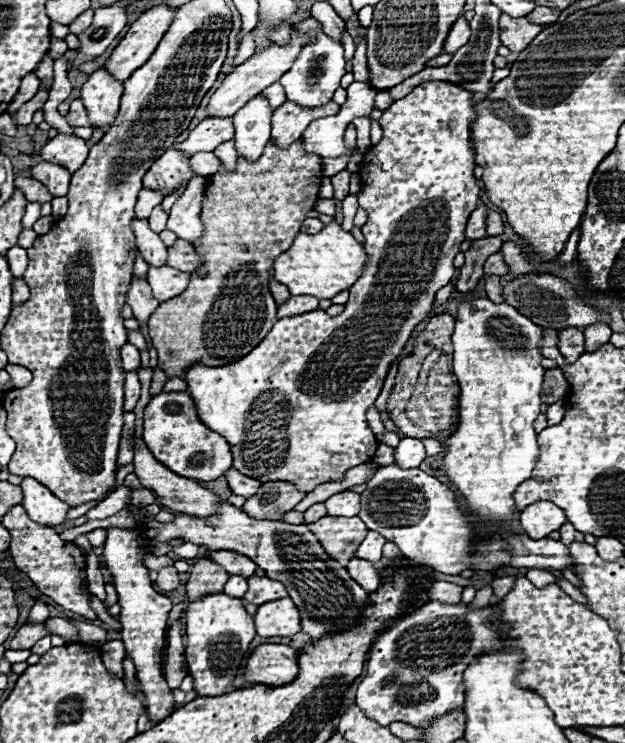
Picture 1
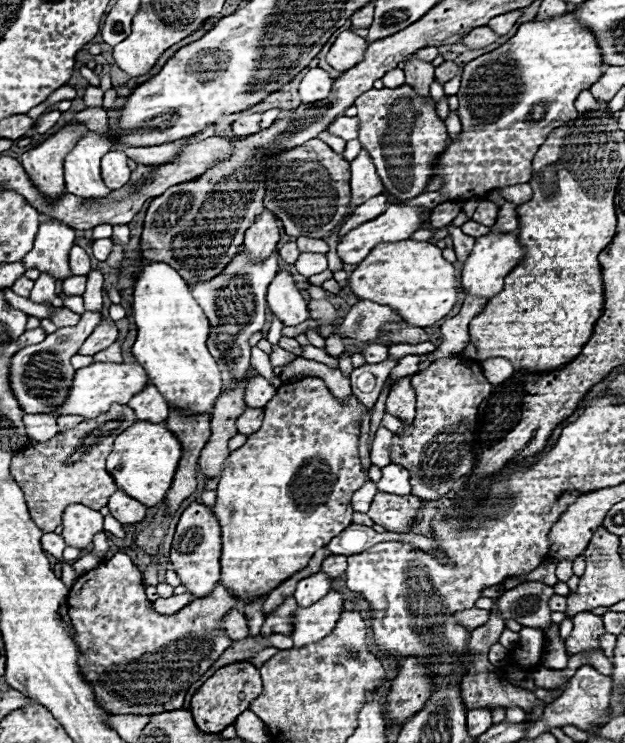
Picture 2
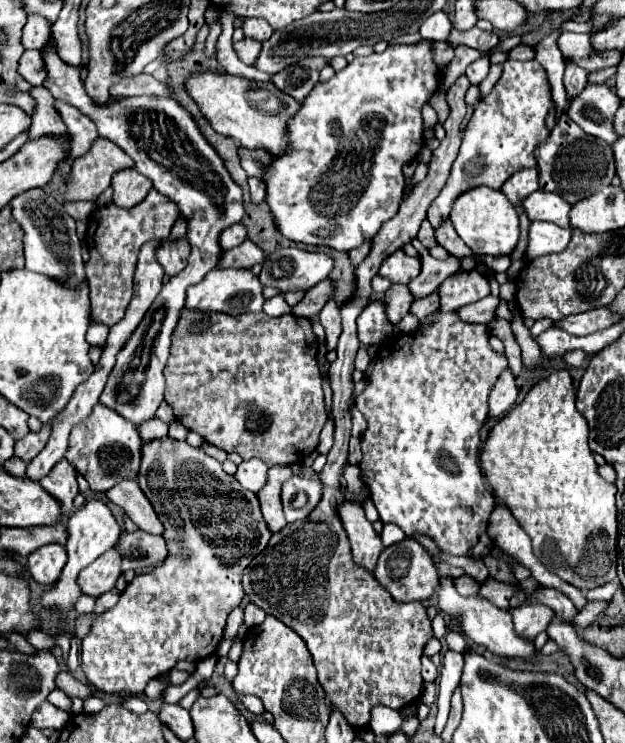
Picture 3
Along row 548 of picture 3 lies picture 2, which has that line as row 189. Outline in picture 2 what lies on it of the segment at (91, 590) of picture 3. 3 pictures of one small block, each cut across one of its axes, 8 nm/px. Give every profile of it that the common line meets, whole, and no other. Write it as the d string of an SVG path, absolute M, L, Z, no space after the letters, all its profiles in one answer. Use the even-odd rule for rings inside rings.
M114 150L102 158L102 178L110 190L118 190L130 180L130 168L126 162L128 156L124 152Z

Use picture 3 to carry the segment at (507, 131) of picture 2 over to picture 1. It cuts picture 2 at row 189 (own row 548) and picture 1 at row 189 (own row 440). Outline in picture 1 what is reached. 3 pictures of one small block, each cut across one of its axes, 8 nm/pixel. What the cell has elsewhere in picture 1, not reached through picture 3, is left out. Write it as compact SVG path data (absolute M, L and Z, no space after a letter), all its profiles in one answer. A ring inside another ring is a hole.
M430 80L430 82L422 82L420 86L416 86L408 96L394 100L394 104L388 110L384 110L382 118L378 120L378 124L384 130L384 136L376 146L372 146L366 152L366 154L370 154L370 158L368 158L368 164L364 166L366 174L362 176L362 190L358 192L358 202L368 212L368 222L362 226L362 232L366 238L364 248L366 248L366 254L370 260L364 268L362 278L352 286L344 312L340 312L338 316L328 316L324 310L314 310L314 312L292 316L292 318L282 318L272 326L268 336L242 360L228 364L228 366L220 366L220 368L208 368L202 364L194 364L192 368L186 370L188 392L198 402L198 418L202 420L202 424L206 424L208 428L214 428L214 432L222 434L228 440L232 454L234 454L234 468L240 470L242 474L246 474L254 480L260 480L262 484L270 482L270 480L286 480L286 482L294 484L296 488L302 488L302 492L308 494L324 482L342 480L350 468L370 462L374 458L378 440L368 426L366 410L370 406L374 406L374 402L382 390L388 366L398 358L398 354L406 346L412 330L430 314L436 292L452 280L454 270L456 270L452 260L460 252L460 244L464 242L462 232L466 230L466 220L470 218L470 212L474 212L474 208L478 206L480 188L474 178L476 164L474 164L474 148L472 148L472 136L470 136L470 126L476 120L476 110L474 110L476 102L472 98L474 98L472 92L466 92L464 88L458 88L456 84L446 84L444 80Z

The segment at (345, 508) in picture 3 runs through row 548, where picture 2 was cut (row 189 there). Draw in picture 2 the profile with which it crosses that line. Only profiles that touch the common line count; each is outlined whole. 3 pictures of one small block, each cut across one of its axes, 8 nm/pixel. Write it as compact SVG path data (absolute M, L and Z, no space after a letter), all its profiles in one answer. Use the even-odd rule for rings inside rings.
M362 150L352 162L350 162L350 182L352 182L352 202L350 208L354 210L362 202L366 202L372 196L382 194L382 182L376 174L376 168L372 164L372 158L366 150Z

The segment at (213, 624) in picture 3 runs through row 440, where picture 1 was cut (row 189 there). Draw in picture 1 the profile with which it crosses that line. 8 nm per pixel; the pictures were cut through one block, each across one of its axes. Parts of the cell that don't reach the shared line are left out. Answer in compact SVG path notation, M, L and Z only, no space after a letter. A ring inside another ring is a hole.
M170 148L146 172L144 188L158 190L162 196L168 196L176 190L184 190L188 186L188 180L194 176L196 174L190 168L190 156Z

